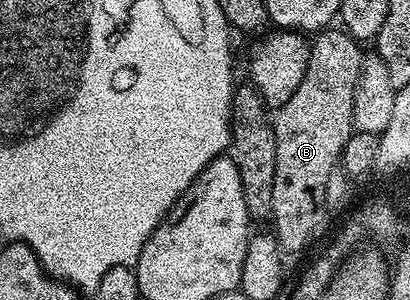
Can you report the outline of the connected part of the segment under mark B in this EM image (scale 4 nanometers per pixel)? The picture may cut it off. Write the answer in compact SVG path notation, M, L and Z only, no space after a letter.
M325 29L311 40L302 85L298 85L298 89L290 93L290 101L274 111L272 129L277 139L277 171L273 185L271 222L276 223L274 234L285 252L306 250L327 229L330 214L326 207L326 183L330 181L331 171L339 164L346 141L350 141L354 134L354 97L366 55L365 52L360 52L361 44L347 31L332 30Z

